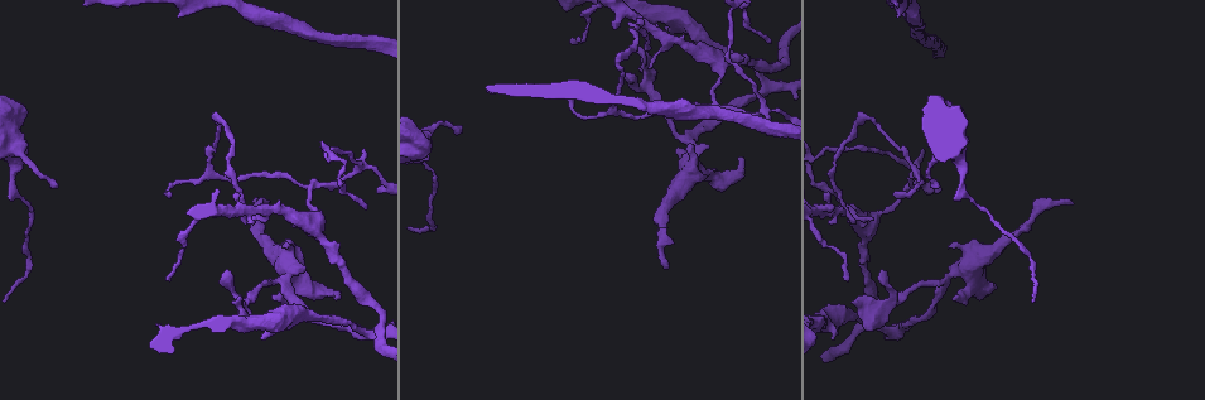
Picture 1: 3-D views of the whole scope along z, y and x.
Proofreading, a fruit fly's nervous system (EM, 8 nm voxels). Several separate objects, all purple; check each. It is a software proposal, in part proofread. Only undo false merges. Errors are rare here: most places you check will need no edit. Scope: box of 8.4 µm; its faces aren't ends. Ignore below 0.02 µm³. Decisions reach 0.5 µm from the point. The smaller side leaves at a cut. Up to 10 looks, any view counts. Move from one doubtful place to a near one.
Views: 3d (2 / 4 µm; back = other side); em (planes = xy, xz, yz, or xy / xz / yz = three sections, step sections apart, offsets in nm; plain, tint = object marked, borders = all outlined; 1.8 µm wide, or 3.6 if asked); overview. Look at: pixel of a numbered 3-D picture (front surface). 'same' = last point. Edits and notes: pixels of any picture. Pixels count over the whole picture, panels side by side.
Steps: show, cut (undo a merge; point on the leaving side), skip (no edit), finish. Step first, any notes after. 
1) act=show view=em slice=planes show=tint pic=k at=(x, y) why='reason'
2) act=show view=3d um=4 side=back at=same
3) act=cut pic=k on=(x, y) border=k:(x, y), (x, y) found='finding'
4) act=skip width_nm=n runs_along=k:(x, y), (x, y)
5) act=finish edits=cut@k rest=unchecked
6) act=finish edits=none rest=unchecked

act=show view=3d um=2 pic=1 at=(764, 110) why='branch point'

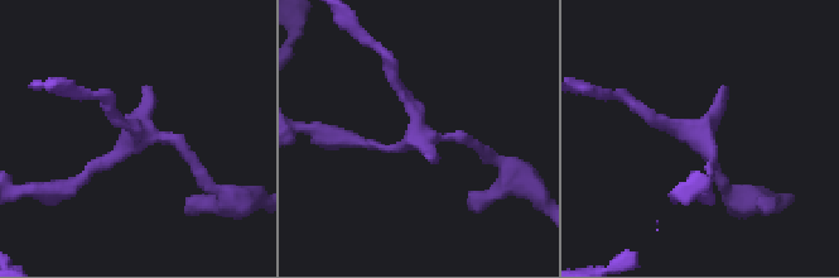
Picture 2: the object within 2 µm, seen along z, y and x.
act=show view=em slice=xy step=4 show=borders pic=2 at=(413, 140) arms=3 why='now the EM'

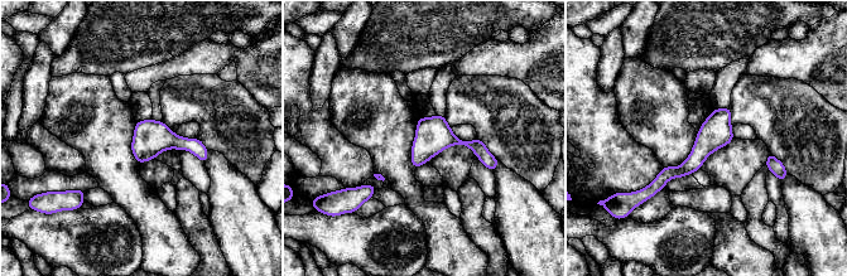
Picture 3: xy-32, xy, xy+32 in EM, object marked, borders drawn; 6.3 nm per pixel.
act=skip width_nm=200 runs_along=3:(727, 111), (701, 151), (650, 190) found='one neuron here'

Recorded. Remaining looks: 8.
act=show view=3d um=2 pic=1 at=(359, 331) why='three-way junction'

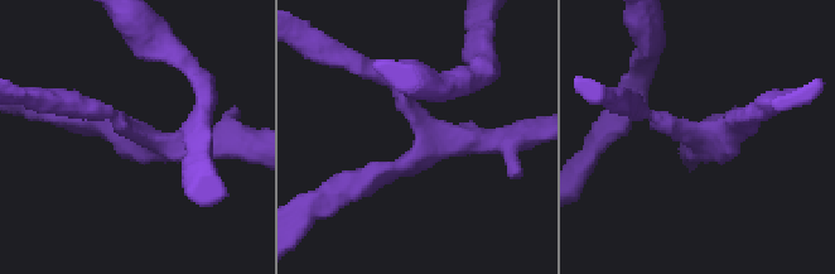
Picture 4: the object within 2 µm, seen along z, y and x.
act=show view=em slice=xz step=16 show=tint pic=4 at=(715, 127) arms=3

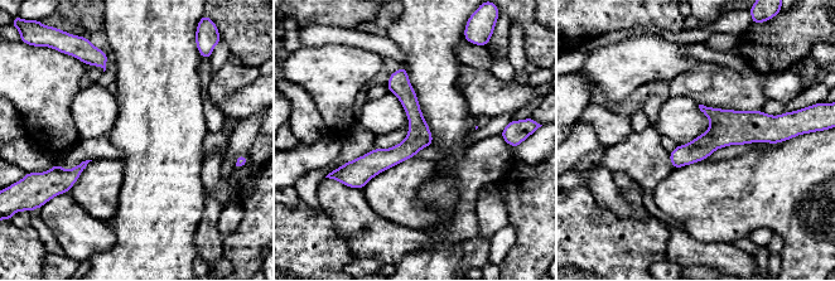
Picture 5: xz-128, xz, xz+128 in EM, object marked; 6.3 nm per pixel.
act=show view=em slice=planes show=borders at=same

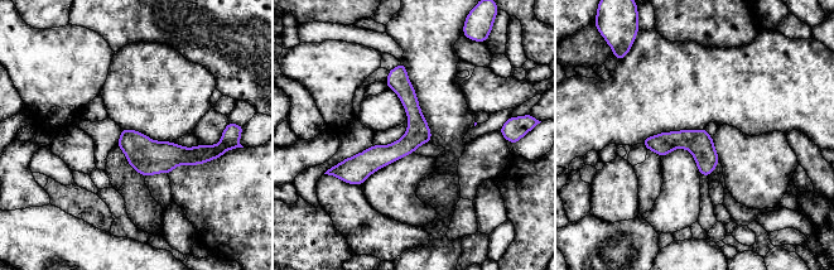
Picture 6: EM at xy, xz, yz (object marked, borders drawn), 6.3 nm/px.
act=skip width_nm=160 runs_along=6:(400, 67), (414, 133), (350, 176) found='continuous, no second neuron'

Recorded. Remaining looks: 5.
act=show view=3d um=2 pic=1 at=(690, 159) why='four arms meet'

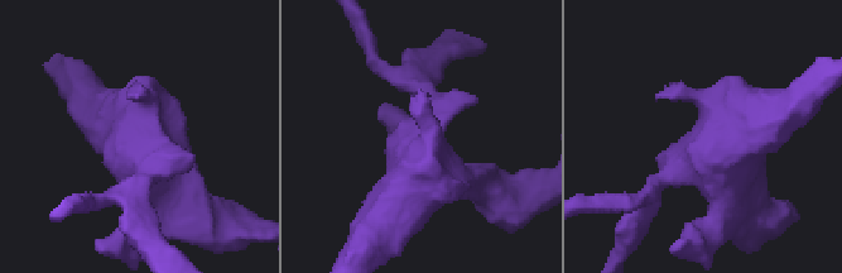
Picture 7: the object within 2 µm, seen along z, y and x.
act=show view=em slice=xy step=16 show=tint pic=7 at=(420, 143) why='now the EM'

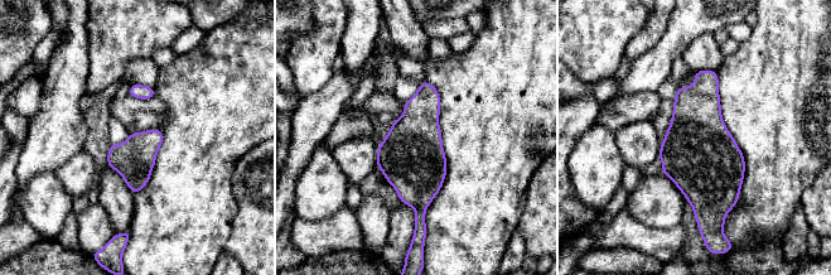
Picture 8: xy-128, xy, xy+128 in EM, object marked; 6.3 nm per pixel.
act=show view=em slice=planes show=borders at=same

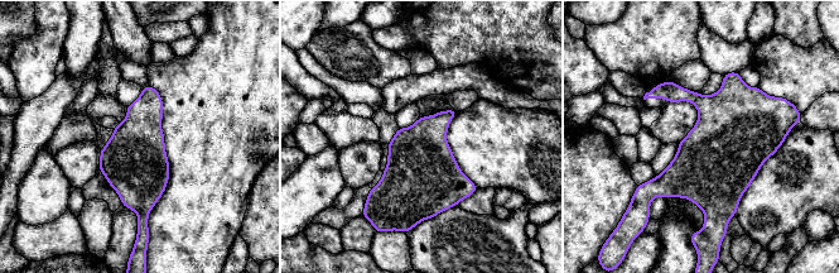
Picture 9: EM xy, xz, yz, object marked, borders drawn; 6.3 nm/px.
act=skip found='all the same neuron'

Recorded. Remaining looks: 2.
act=show view=3d um=2 pic=1 at=(242, 312) why='sharp bend'

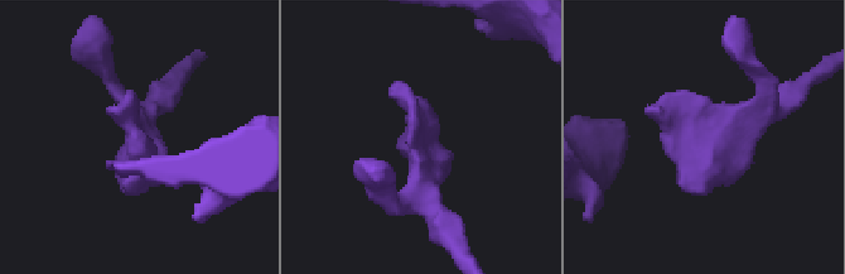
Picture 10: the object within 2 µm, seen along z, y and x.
act=show view=em slice=planes show=tint pic=10 at=(419, 149) why='now the EM'

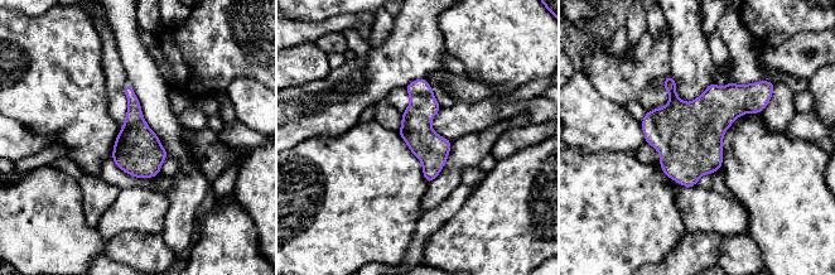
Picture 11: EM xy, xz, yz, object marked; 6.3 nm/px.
act=skip width_nm=200 found='one neuron here'

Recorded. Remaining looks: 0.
act=finish edits=none rest=unchecked

